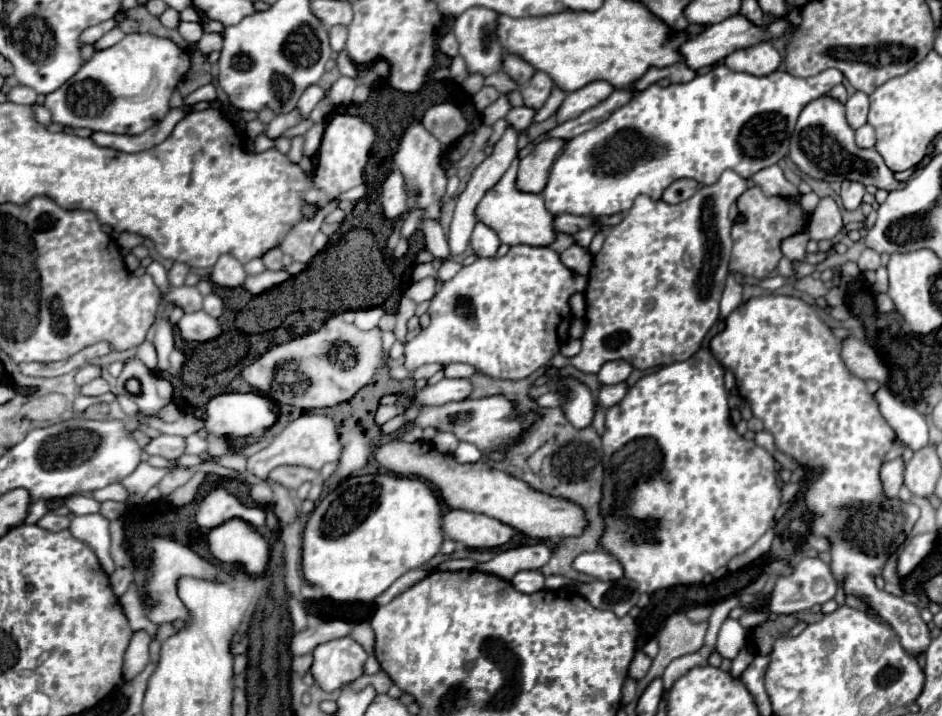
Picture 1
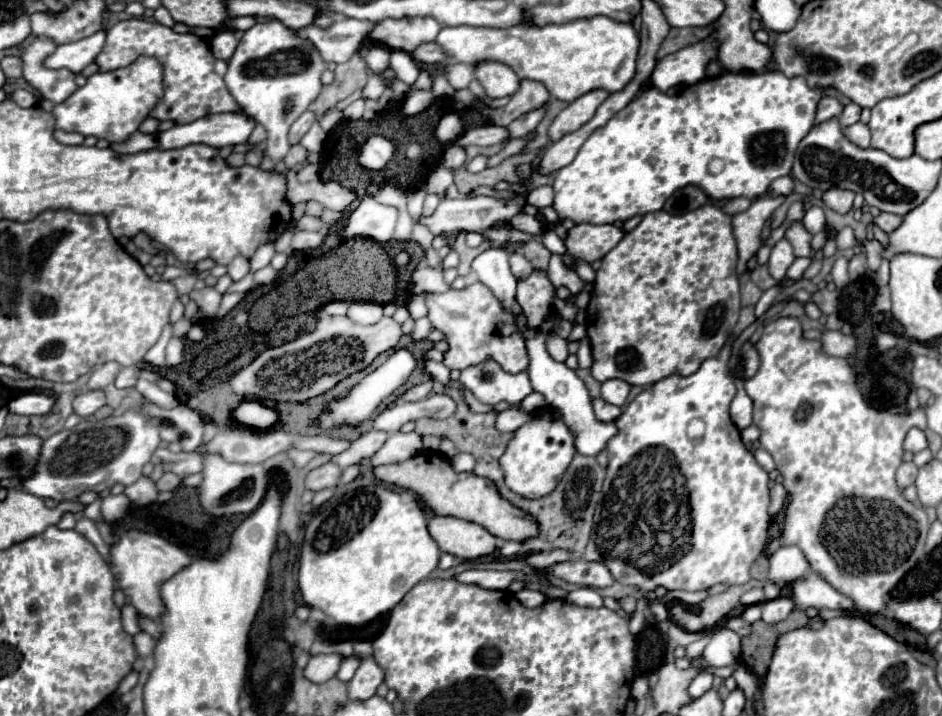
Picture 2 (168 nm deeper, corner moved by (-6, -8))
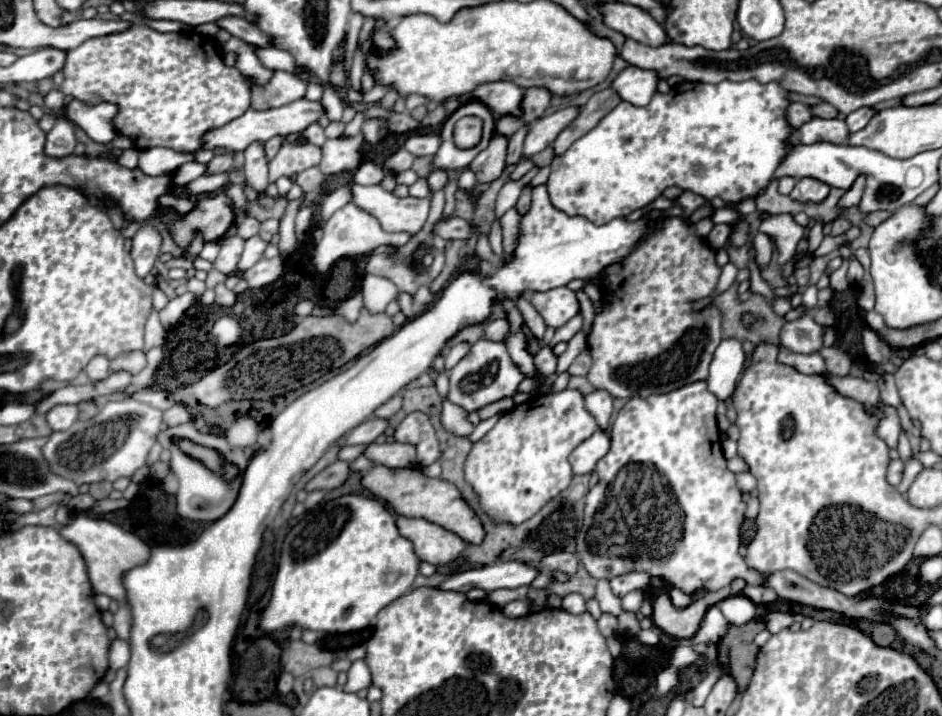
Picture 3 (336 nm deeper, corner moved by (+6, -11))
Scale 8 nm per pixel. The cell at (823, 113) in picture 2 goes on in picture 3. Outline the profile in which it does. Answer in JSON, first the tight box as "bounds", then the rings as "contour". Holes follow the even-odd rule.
{"bounds":[787,103,813,129],"contour":[[[791,103],[791,107],[787,109],[787,121],[799,129],[803,123],[809,123],[813,119],[811,115],[811,107],[803,105],[803,103]]]}

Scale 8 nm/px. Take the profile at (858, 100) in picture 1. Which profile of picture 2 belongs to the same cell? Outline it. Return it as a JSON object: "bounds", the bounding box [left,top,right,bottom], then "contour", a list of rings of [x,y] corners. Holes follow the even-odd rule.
{"bounds":[839,104,861,126],"contour":[[[847,104],[839,116],[839,124],[841,126],[851,126],[855,122],[859,122],[859,114],[861,114],[861,108],[857,104]]]}

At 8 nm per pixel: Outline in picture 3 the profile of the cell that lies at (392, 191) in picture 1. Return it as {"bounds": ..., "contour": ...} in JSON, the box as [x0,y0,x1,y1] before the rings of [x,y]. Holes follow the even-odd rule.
{"bounds":[313,181,407,273],"contour":[[[353,181],[339,187],[337,191],[325,195],[323,201],[321,201],[321,217],[323,217],[323,221],[327,219],[325,225],[323,225],[325,235],[321,237],[321,241],[317,243],[317,247],[313,251],[313,263],[321,273],[327,273],[331,269],[331,265],[341,257],[365,255],[365,253],[381,247],[381,245],[387,245],[387,243],[399,245],[399,243],[405,243],[405,239],[407,239],[405,233],[387,233],[387,231],[383,231],[383,227],[379,227],[379,221],[373,215],[367,215],[367,211],[359,211],[359,207],[349,203],[353,199],[351,187],[353,187]]]}

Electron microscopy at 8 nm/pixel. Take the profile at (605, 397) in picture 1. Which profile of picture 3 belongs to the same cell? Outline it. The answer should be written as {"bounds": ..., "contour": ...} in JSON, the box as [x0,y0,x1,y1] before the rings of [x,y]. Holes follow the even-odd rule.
{"bounds":[465,389,599,523],"contour":[[[573,389],[537,395],[507,411],[497,425],[473,445],[465,461],[465,479],[479,495],[481,507],[497,523],[523,523],[571,481],[569,453],[599,425],[585,409],[583,395]]]}

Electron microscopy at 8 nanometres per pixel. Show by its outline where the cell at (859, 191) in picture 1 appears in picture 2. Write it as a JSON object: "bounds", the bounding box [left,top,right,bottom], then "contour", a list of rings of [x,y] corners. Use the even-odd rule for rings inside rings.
{"bounds":[823,188,855,212],"contour":[[[829,188],[823,192],[823,202],[833,208],[835,212],[849,212],[851,210],[851,204],[853,204],[853,198],[855,194],[851,190],[841,190],[841,188]]]}

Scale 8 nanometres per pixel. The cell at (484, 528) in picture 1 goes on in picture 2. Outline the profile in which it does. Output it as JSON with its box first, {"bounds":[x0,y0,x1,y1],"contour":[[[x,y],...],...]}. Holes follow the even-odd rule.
{"bounds":[427,516,497,560],"contour":[[[451,516],[429,518],[427,530],[441,552],[453,554],[463,560],[475,560],[479,556],[491,554],[497,540],[479,524],[471,524],[467,520]]]}

